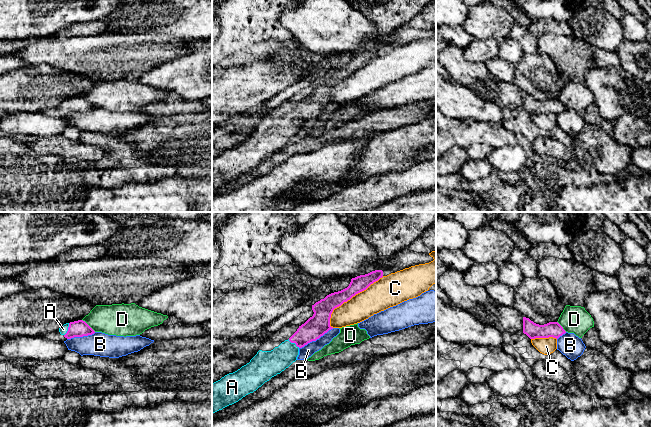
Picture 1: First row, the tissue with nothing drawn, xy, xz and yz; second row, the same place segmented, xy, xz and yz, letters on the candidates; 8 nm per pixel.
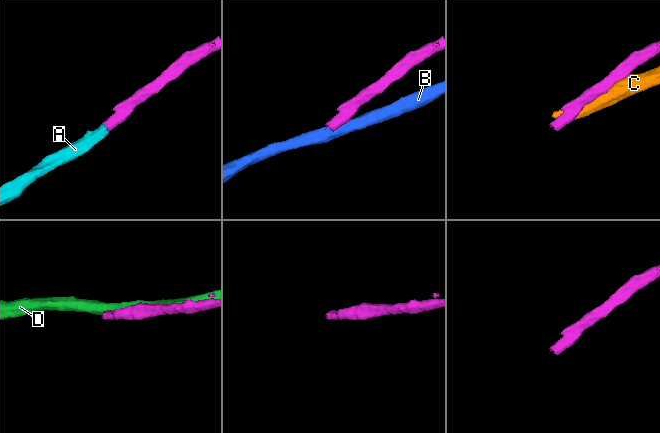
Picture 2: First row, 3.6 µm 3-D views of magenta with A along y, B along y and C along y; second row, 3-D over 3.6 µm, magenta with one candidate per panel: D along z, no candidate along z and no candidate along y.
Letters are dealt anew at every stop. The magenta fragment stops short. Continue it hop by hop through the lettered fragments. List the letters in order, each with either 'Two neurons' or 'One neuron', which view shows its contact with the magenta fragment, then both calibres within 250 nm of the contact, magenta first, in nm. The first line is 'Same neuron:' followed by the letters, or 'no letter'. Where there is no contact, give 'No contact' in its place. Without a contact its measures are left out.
Same neuron: A
A: One neuron. Touches magenta in xz. Thickness 180 nm (magenta) against 200 nm
B: Two neurons. Touches magenta in xz. Thickness 180 nm (magenta) against 100 nm
C: Two neurons. Touches magenta in xz. Thickness 150 nm (magenta) against 240 nm
D: Two neurons. Touches magenta in xy. Thickness 140 nm (magenta) against 260 nm

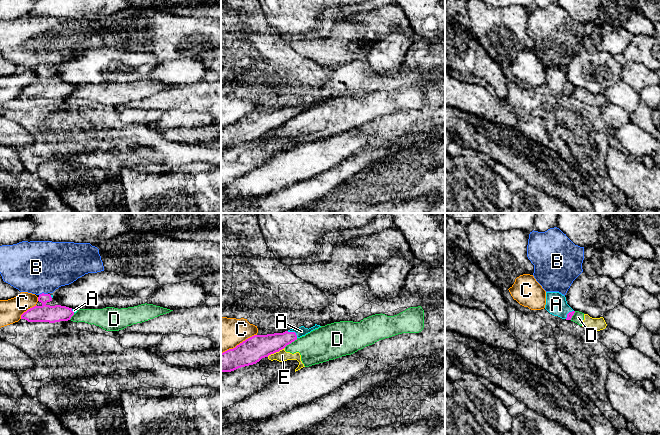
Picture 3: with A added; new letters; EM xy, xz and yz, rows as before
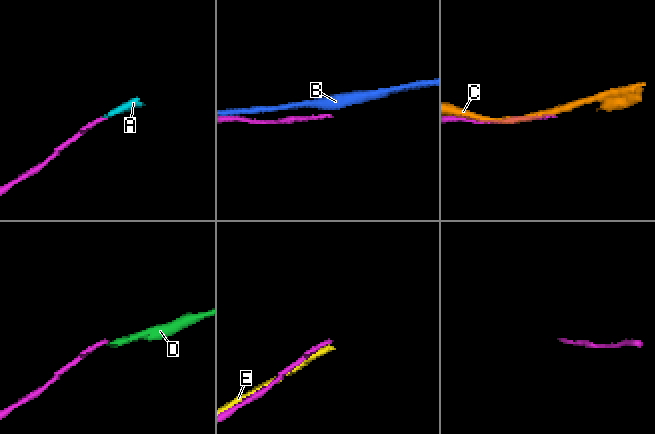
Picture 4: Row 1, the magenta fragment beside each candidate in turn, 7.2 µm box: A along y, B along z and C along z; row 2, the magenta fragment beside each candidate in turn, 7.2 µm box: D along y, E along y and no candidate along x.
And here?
Same neuron: A
A: One neuron. Touches magenta in xz. Thickness 170 nm (magenta) against 80 nm
B: Two neurons. Touches magenta in xy. Thickness 140 nm (magenta) against 420 nm
C: Two neurons. Touches magenta in xz. Thickness 200 nm (magenta) against 280 nm
D: Two neurons. Touches magenta in xz. Thickness 190 nm (magenta) against 280 nm
E: Two neurons. Touches magenta in xz. Thickness 200 nm (magenta) against 90 nm

